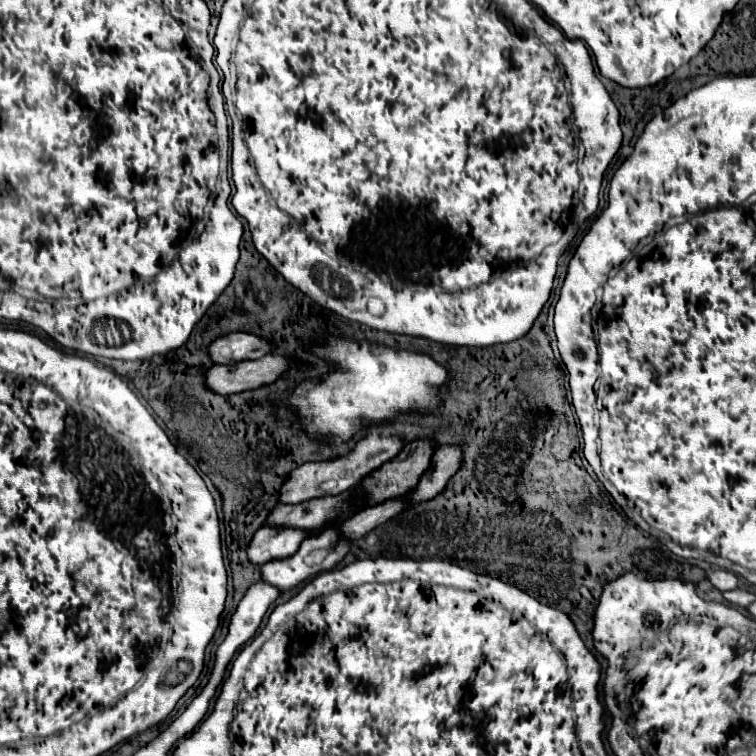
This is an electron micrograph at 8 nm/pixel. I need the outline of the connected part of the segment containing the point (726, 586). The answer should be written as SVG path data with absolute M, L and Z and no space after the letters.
M718 568L718 570L710 572L710 574L708 574L708 578L710 578L710 582L712 582L718 590L722 590L722 592L738 588L738 576L736 576L734 572L728 572L728 570Z

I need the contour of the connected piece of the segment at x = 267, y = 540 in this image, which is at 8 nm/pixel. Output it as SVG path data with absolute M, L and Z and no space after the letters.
M264 524L248 546L248 558L254 564L266 564L272 558L288 558L298 550L298 544L308 538L306 528L270 528Z

